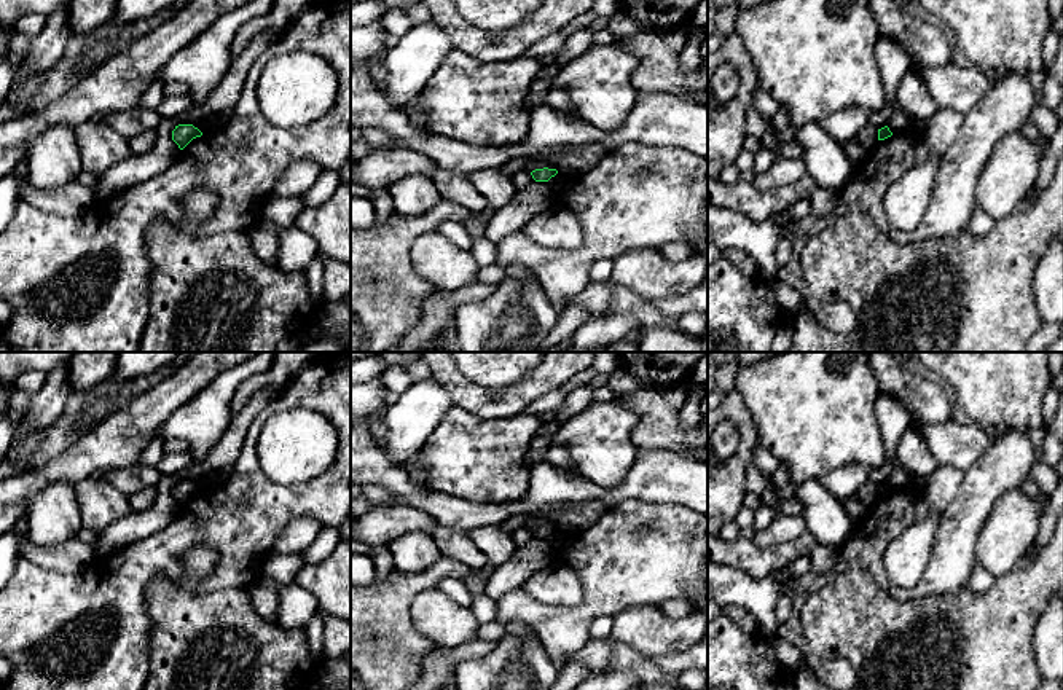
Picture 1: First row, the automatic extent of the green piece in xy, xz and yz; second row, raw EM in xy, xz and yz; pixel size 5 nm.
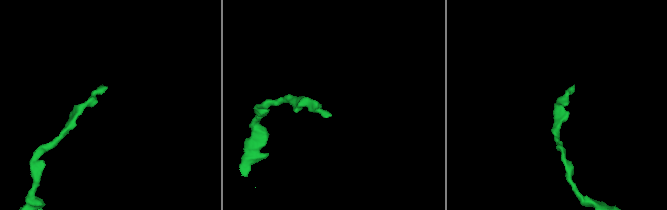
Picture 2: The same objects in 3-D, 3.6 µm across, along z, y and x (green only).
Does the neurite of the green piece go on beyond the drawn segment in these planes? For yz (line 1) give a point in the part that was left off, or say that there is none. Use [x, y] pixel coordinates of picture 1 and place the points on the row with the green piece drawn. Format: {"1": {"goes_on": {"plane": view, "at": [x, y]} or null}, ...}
{"1": {"goes_on": null}}

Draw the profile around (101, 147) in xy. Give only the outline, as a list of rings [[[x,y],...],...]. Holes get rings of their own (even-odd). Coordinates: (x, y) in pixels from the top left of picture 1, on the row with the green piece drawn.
[[[94,118],[75,127],[75,137],[81,156],[81,171],[96,177],[134,155],[127,139]]]

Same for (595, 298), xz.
[[[588,280],[588,285],[579,295],[567,298],[558,312],[567,306],[579,306],[588,319],[607,317],[614,311],[610,285],[610,280]]]

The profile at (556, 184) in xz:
[[[556,174],[547,182],[550,190],[556,196],[556,201],[566,201],[567,198],[566,180],[567,180],[567,174]]]

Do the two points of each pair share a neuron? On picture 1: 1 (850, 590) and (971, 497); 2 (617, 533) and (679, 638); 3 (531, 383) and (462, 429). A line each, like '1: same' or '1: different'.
1: different
2: different
3: different

